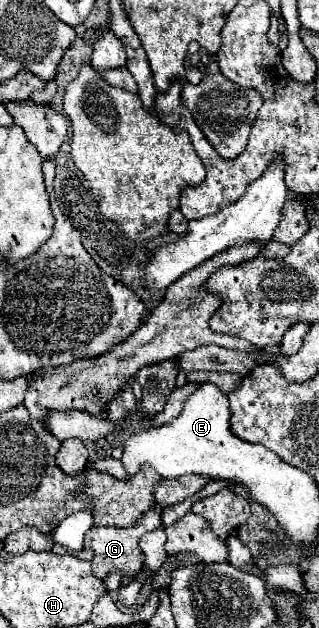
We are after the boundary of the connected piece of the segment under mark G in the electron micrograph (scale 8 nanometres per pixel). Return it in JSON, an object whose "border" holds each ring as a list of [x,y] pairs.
{"border":[[[154,505],[150,507],[144,517],[140,517],[132,527],[92,527],[92,531],[86,533],[84,537],[84,547],[94,549],[94,559],[92,559],[92,571],[98,579],[104,579],[110,571],[120,571],[122,577],[134,577],[142,571],[144,567],[144,553],[138,547],[138,539],[144,533],[156,531],[162,527],[162,507]]]}

